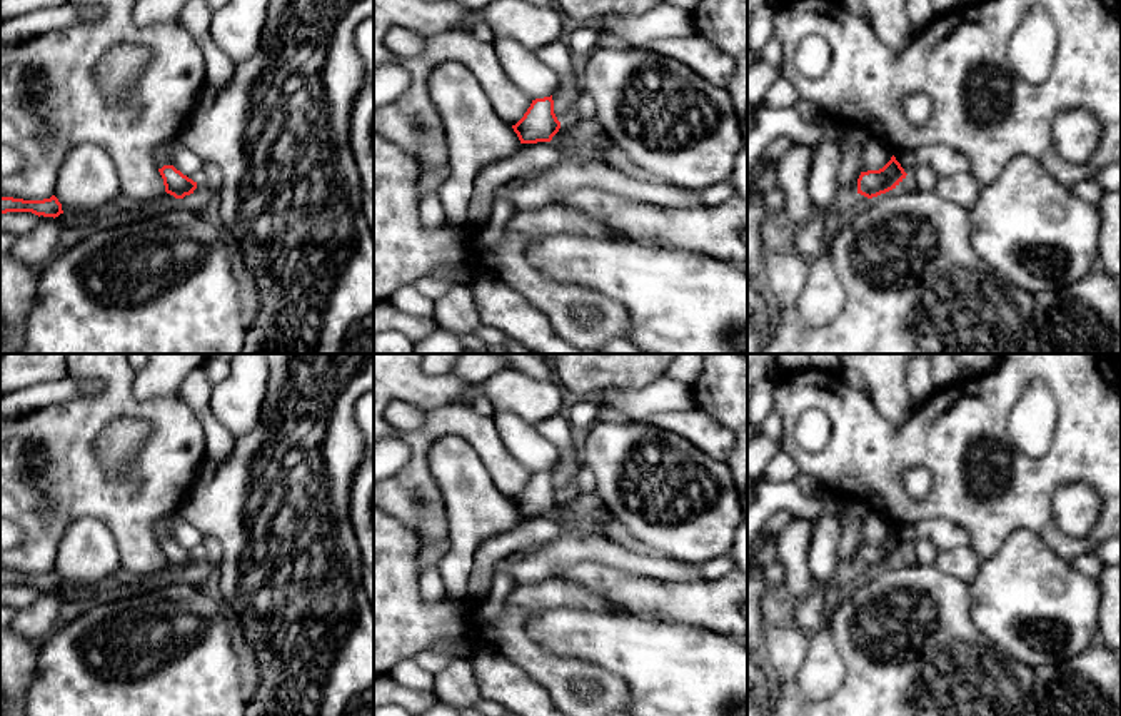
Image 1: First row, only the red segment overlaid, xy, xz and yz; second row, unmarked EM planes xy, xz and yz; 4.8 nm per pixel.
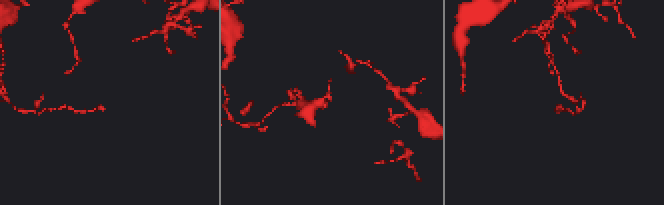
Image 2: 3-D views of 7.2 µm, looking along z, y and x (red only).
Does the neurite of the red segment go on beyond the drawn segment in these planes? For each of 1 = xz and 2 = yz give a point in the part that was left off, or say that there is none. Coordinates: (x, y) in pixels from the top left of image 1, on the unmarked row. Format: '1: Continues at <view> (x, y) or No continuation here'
1: No continuation here
2: No continuation here

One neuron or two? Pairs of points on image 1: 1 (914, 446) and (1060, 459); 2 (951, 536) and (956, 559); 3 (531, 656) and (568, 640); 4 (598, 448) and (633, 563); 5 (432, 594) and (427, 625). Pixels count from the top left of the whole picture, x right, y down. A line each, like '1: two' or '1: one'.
1: one
2: two
3: two
4: two
5: two

